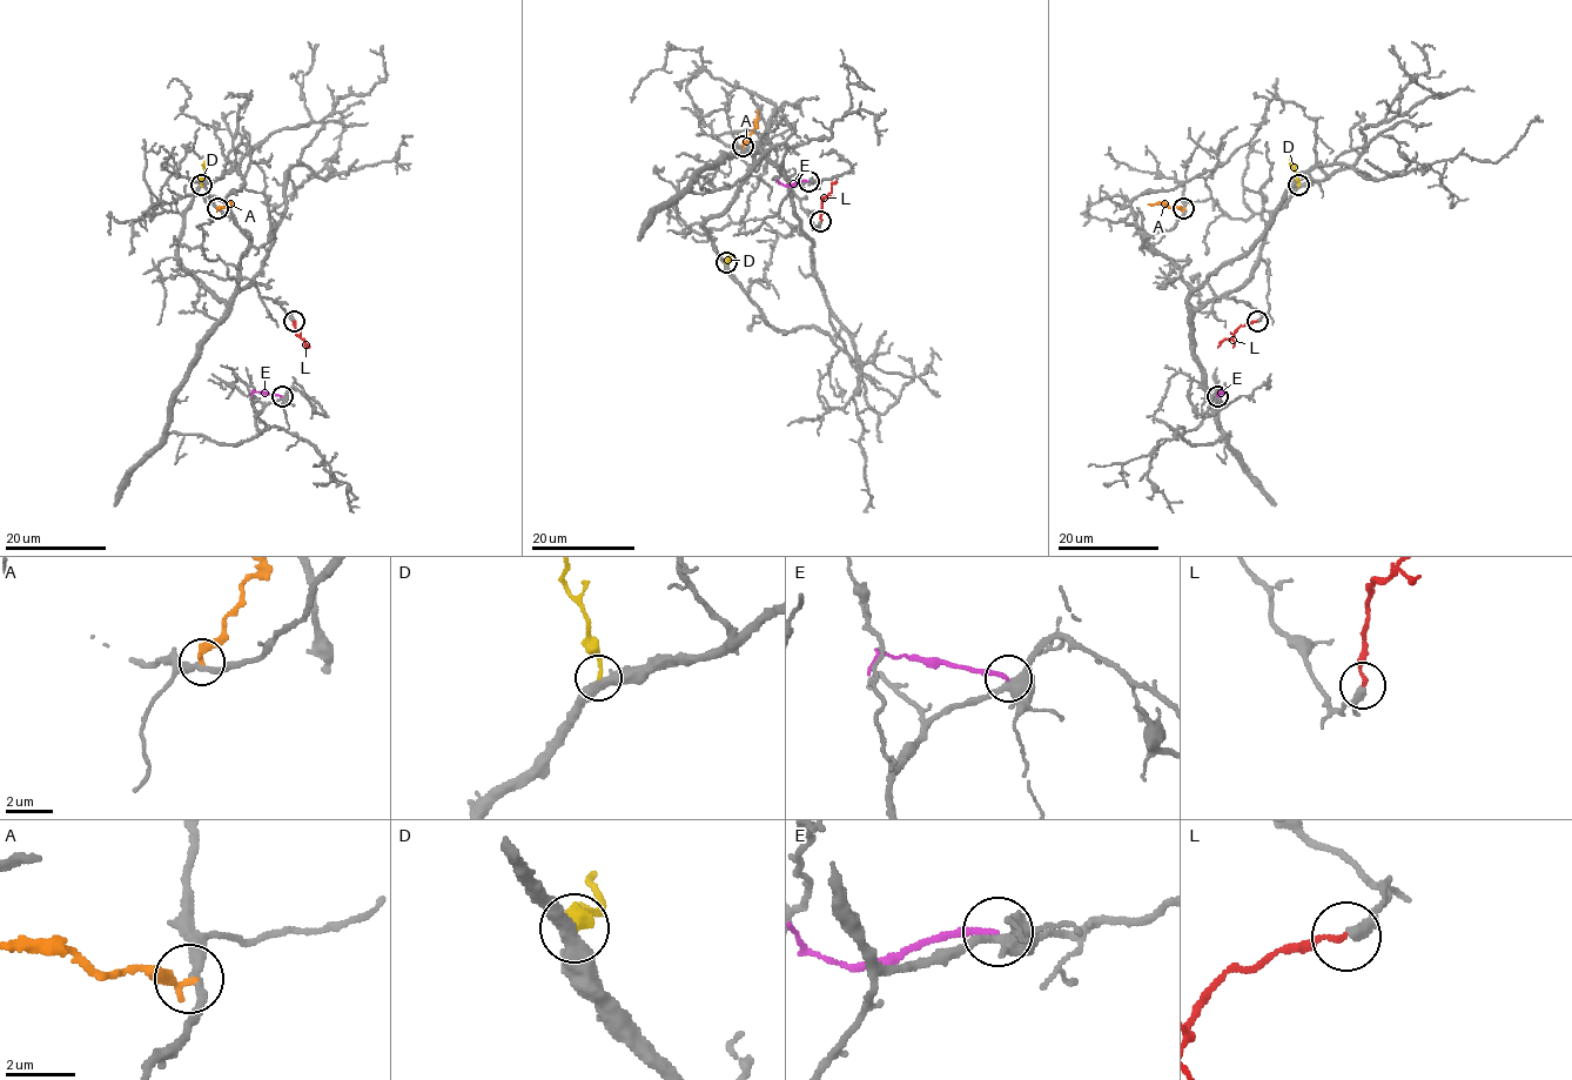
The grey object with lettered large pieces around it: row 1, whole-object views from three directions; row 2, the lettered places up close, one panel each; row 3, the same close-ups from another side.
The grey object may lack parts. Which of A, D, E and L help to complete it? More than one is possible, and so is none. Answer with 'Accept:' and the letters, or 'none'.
Accept: L

